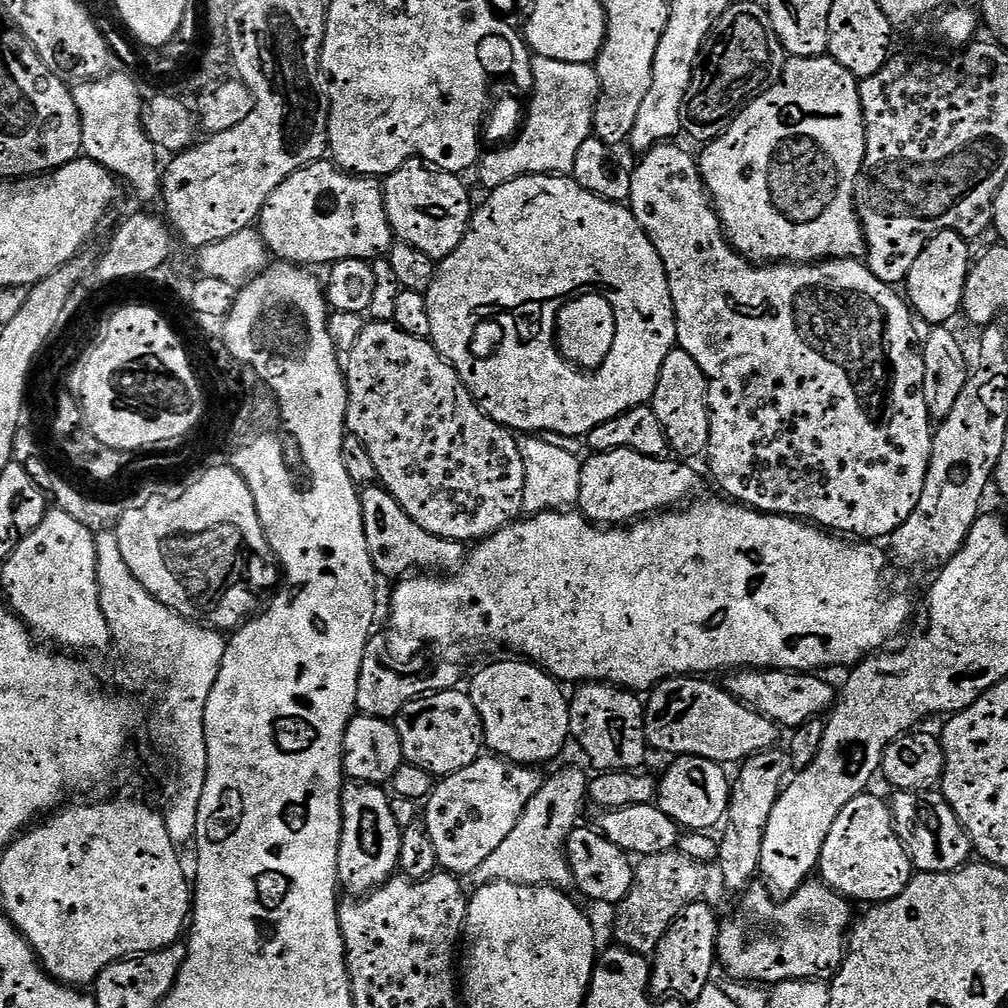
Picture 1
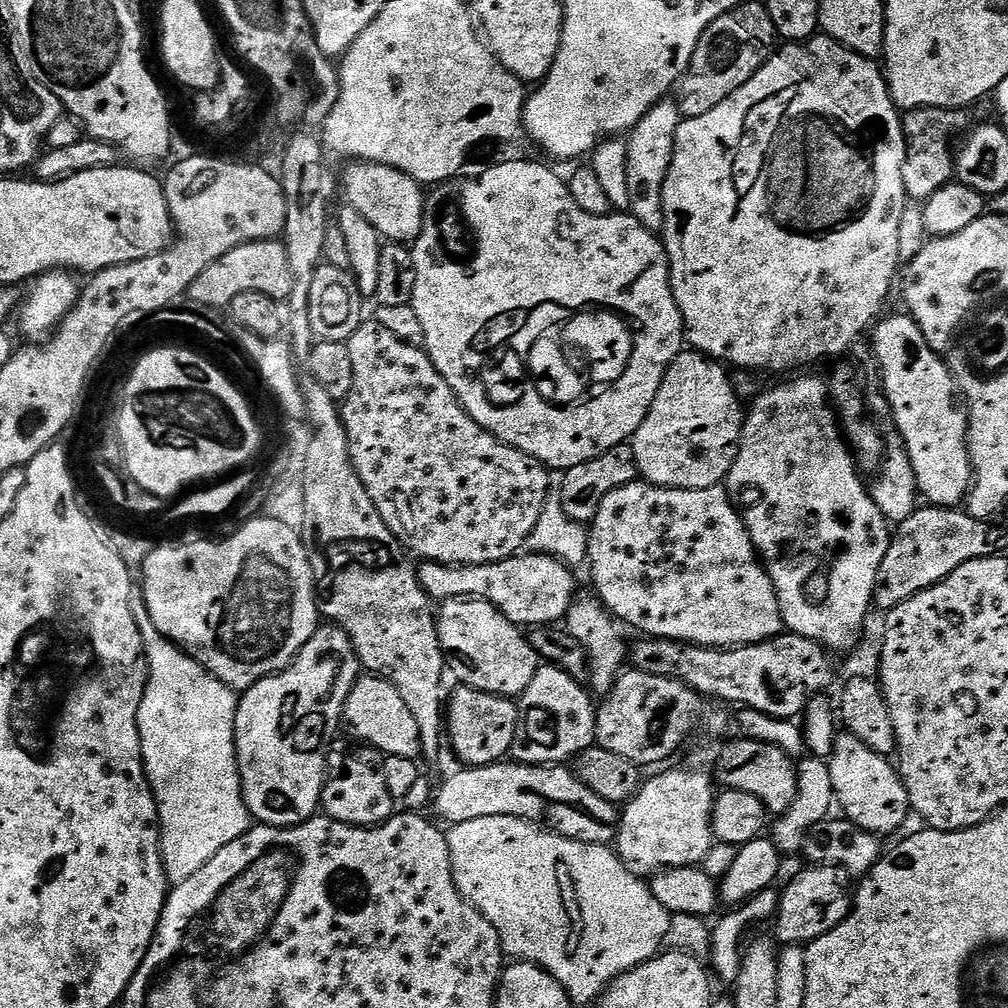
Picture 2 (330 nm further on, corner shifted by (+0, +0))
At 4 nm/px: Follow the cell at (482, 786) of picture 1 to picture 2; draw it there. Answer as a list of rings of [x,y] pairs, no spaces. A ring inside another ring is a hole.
[[[550,663],[537,667],[535,678],[518,700],[520,726],[511,759],[522,764],[560,766],[592,747],[596,738],[597,705],[594,700],[592,704],[591,698],[589,689],[581,681],[560,668]]]

